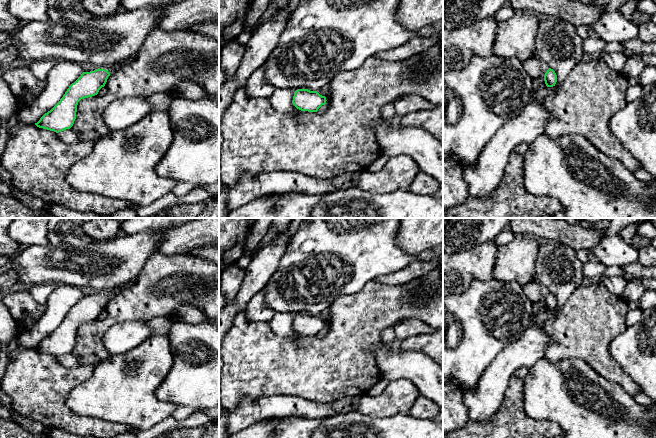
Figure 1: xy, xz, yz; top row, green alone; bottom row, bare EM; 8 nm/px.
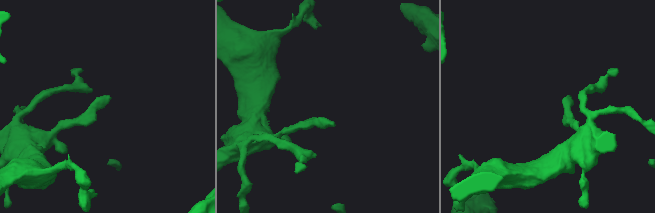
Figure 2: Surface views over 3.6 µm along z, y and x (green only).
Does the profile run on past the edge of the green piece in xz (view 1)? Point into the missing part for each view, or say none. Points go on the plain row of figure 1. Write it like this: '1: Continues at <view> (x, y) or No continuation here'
1: No continuation here

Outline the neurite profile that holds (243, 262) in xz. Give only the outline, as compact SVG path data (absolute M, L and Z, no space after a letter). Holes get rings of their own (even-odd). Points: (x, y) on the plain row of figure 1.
M244 251L243 255L235 262L235 266L246 269L252 260L253 254L249 253L248 251Z

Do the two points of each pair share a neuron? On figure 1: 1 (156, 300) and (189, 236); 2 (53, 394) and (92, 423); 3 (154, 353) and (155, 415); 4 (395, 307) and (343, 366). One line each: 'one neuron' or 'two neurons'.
1: two neurons
2: one neuron
3: one neuron
4: one neuron

